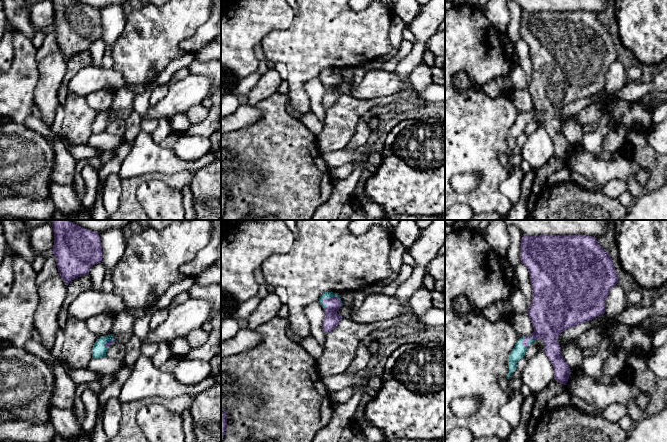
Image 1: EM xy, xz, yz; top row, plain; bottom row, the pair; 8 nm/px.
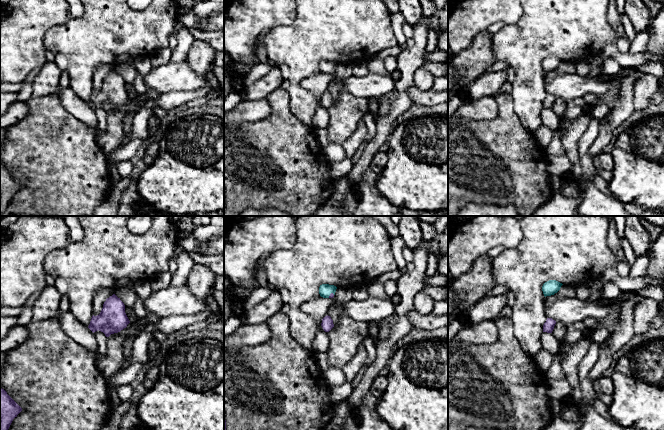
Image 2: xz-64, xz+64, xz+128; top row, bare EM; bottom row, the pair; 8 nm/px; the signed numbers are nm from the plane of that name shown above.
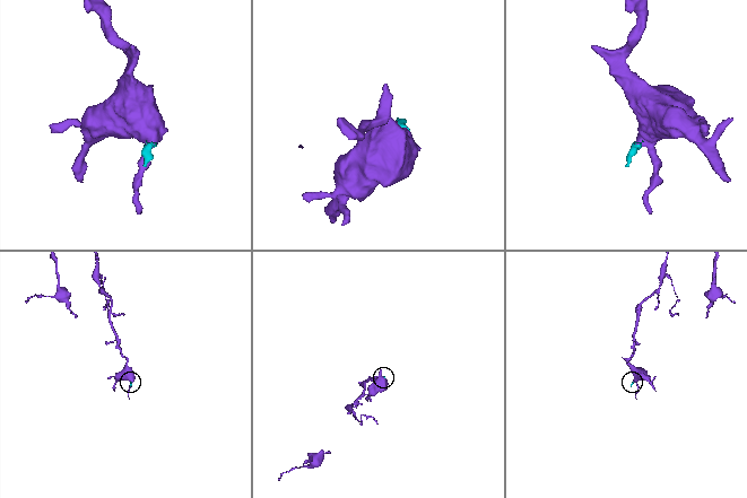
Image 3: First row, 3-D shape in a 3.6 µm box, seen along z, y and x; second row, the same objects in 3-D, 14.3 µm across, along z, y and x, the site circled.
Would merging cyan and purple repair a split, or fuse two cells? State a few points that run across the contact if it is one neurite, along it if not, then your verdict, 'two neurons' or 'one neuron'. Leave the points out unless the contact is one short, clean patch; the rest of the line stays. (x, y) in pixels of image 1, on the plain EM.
line xz (326, 71), (333, 72), (331, 95); one neuron

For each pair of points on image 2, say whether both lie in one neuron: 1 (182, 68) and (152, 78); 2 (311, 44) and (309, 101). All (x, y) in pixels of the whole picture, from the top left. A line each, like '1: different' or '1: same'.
1: same
2: same

